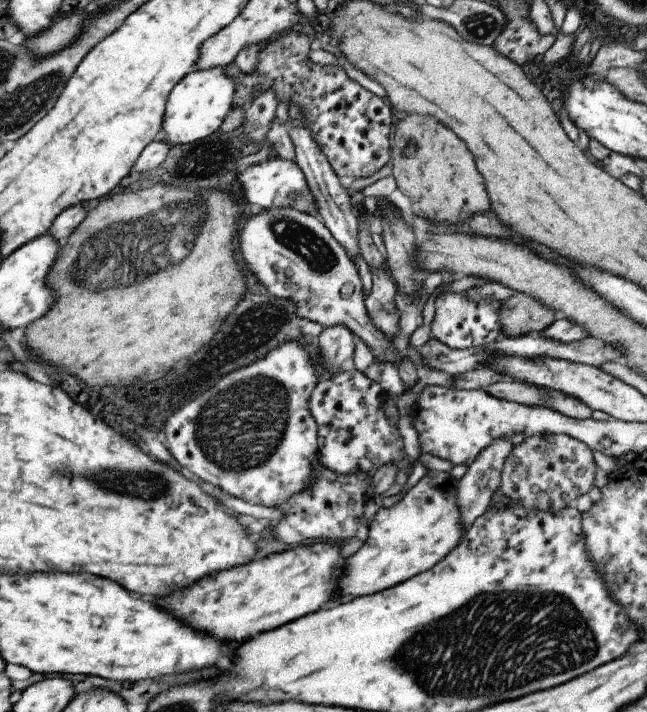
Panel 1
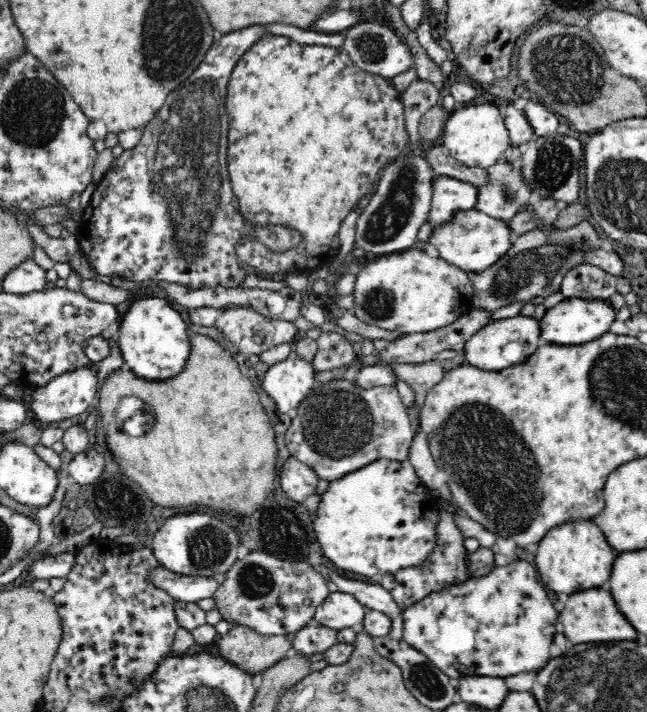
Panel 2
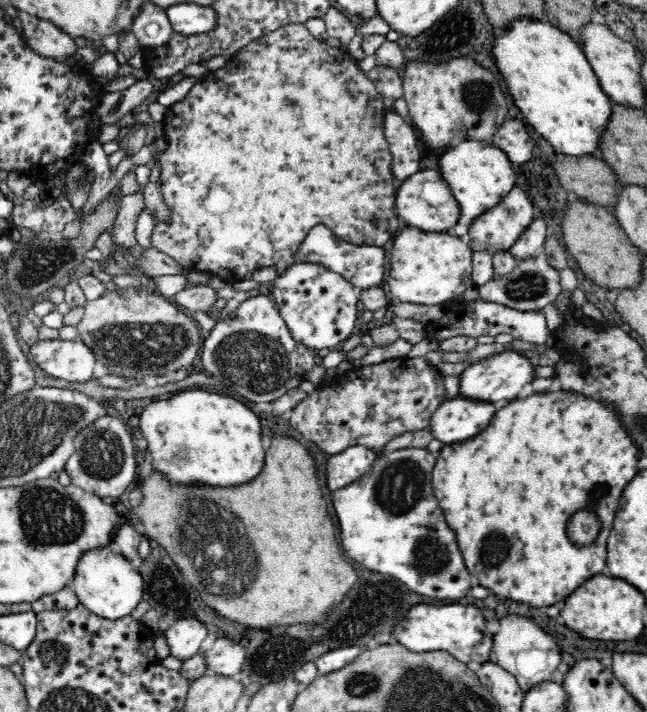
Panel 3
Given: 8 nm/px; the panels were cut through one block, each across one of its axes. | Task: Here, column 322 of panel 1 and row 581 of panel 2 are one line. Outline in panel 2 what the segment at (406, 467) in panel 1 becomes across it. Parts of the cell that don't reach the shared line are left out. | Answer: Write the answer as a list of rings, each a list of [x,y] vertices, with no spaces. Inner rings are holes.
[[[439,508],[438,511],[440,522],[438,522],[438,528],[436,528],[436,550],[432,551],[429,559],[426,559],[421,565],[404,567],[394,574],[382,575],[378,581],[382,587],[390,591],[399,608],[411,607],[414,603],[428,596],[430,592],[440,592],[448,586],[463,584],[470,578],[468,561],[466,561],[467,550],[464,546],[465,537],[454,523],[452,513],[442,508]]]

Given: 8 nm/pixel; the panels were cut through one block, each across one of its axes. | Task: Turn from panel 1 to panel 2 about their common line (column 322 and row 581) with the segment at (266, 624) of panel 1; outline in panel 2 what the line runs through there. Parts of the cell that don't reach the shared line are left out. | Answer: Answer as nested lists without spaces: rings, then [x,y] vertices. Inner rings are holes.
[[[592,520],[568,522],[552,528],[539,542],[535,557],[536,570],[539,578],[552,595],[560,592],[574,592],[578,586],[582,588],[600,587],[602,582],[610,578],[612,562],[616,552],[606,542],[604,534]]]

